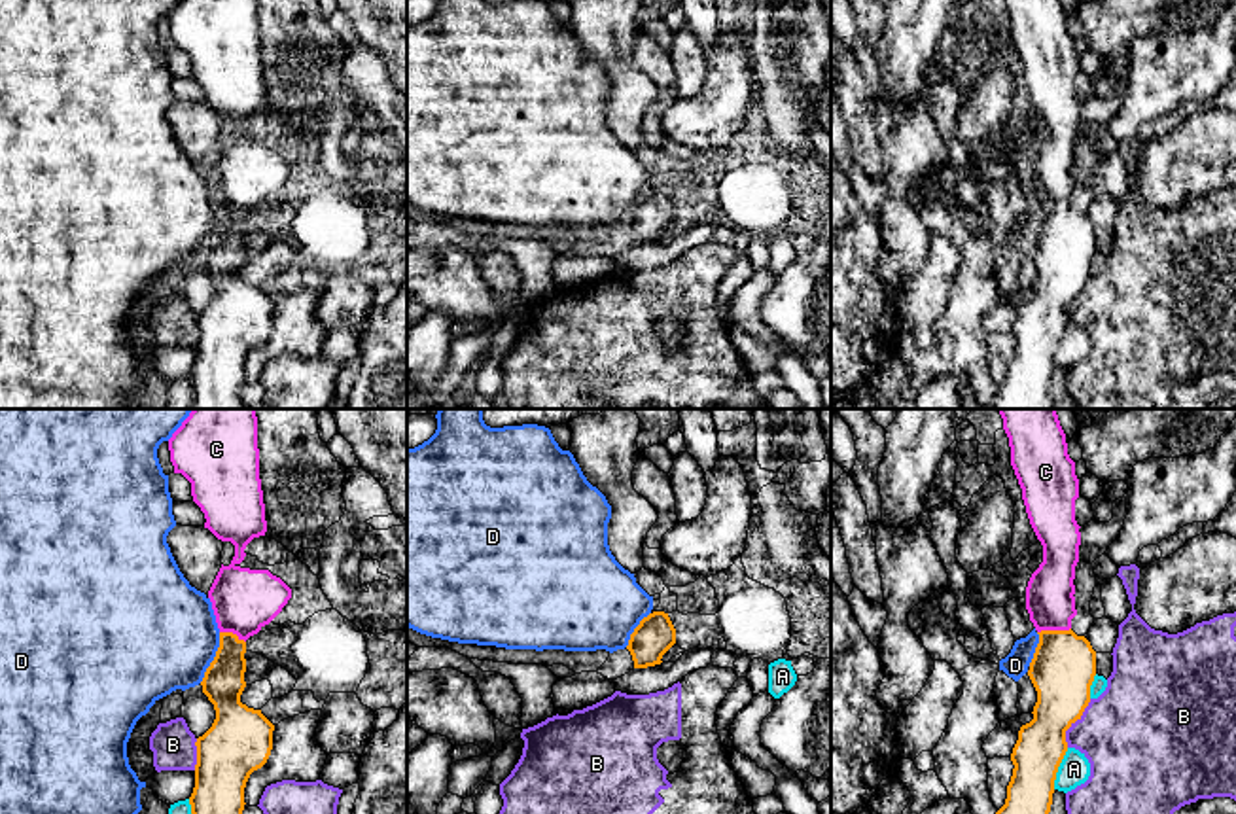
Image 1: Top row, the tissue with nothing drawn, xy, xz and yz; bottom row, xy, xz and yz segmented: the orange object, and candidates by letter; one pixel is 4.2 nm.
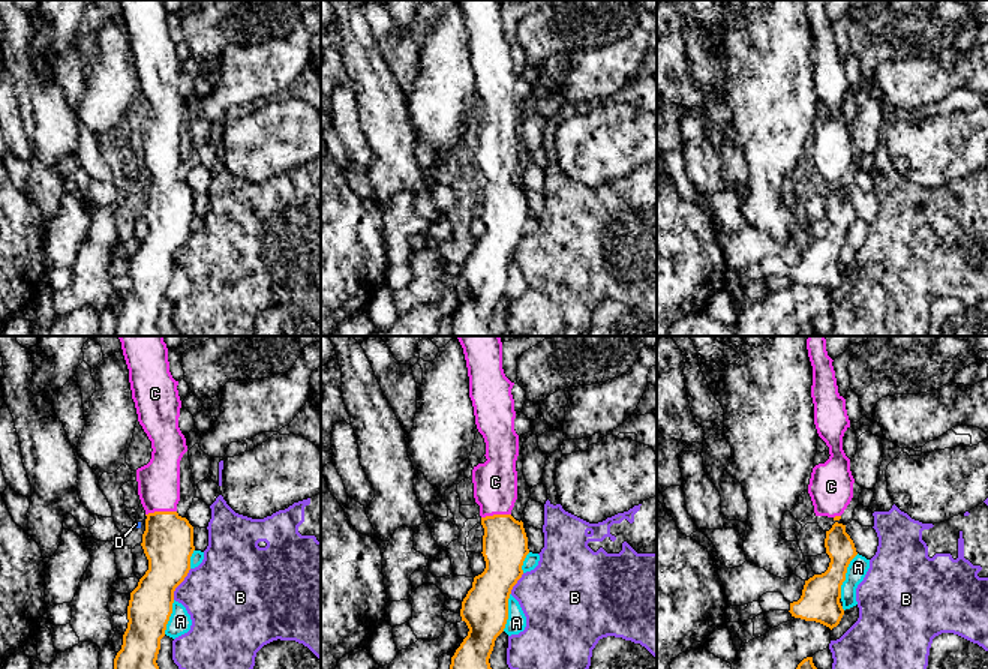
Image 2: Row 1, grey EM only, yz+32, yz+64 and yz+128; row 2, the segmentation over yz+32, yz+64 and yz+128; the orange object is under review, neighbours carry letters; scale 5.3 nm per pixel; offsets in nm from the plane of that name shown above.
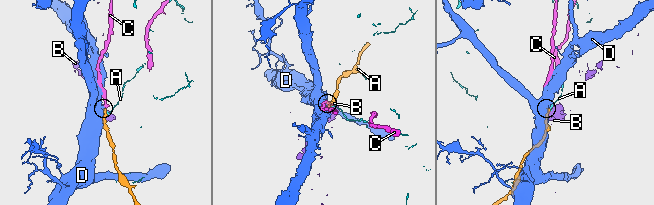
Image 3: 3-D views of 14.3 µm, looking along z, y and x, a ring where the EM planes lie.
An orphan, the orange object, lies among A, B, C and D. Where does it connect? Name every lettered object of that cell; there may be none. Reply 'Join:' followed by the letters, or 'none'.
Join: C

